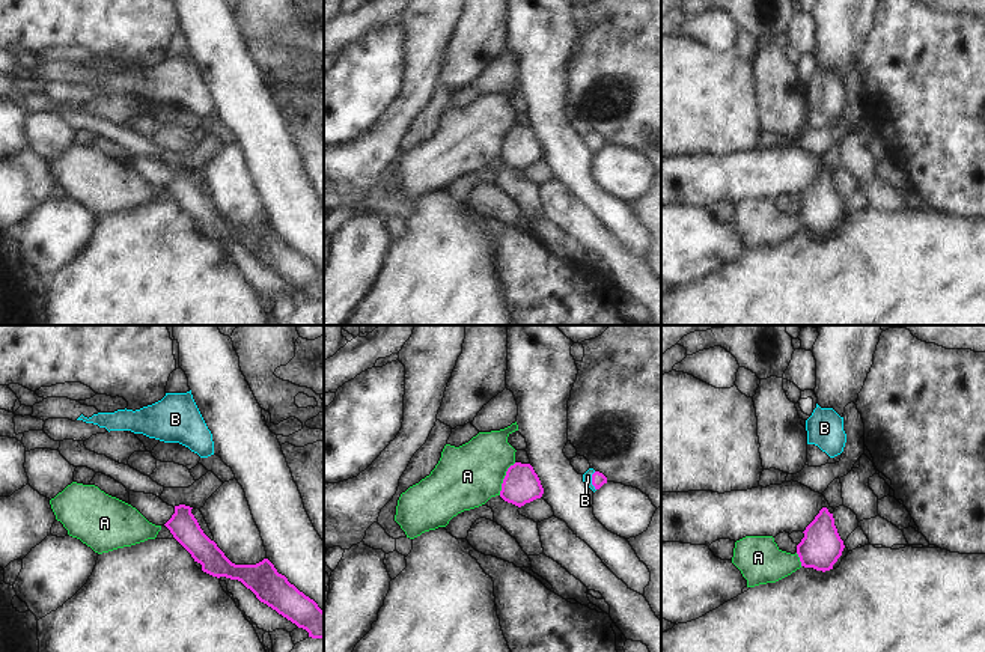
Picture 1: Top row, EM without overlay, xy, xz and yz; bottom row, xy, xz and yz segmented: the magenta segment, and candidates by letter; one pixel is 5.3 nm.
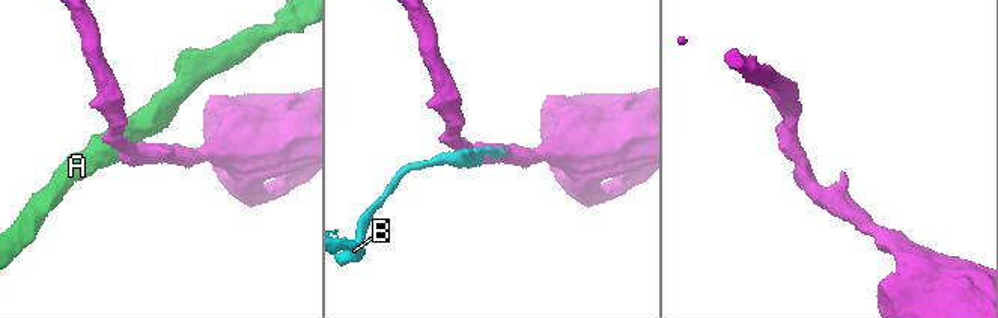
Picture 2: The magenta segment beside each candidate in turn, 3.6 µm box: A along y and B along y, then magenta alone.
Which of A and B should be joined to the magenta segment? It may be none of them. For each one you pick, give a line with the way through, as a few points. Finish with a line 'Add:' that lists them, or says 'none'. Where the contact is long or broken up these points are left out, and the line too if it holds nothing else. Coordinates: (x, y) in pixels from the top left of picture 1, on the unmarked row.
B: Path across: xz (598, 142), (592, 143), (588, 139)
Add: B

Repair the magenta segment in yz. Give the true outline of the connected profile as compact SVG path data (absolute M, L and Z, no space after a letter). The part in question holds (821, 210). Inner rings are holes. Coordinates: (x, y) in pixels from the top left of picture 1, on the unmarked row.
M822 170L803 196L804 200L797 208L801 229L822 235L833 232L845 211L834 188L833 176Z

